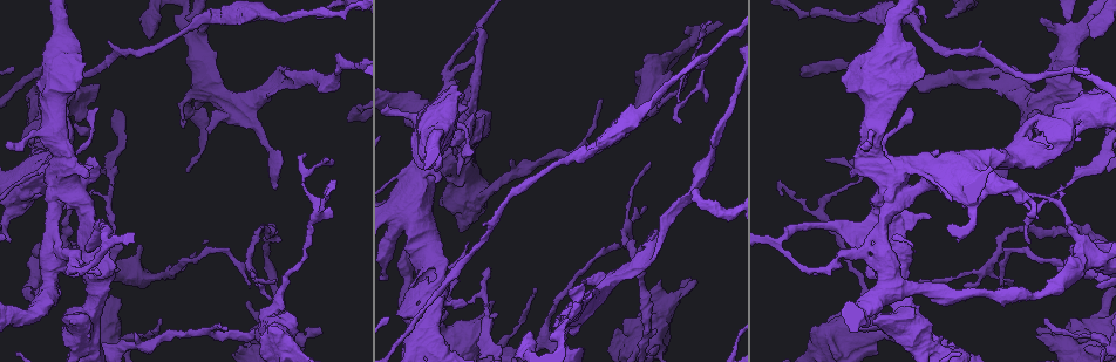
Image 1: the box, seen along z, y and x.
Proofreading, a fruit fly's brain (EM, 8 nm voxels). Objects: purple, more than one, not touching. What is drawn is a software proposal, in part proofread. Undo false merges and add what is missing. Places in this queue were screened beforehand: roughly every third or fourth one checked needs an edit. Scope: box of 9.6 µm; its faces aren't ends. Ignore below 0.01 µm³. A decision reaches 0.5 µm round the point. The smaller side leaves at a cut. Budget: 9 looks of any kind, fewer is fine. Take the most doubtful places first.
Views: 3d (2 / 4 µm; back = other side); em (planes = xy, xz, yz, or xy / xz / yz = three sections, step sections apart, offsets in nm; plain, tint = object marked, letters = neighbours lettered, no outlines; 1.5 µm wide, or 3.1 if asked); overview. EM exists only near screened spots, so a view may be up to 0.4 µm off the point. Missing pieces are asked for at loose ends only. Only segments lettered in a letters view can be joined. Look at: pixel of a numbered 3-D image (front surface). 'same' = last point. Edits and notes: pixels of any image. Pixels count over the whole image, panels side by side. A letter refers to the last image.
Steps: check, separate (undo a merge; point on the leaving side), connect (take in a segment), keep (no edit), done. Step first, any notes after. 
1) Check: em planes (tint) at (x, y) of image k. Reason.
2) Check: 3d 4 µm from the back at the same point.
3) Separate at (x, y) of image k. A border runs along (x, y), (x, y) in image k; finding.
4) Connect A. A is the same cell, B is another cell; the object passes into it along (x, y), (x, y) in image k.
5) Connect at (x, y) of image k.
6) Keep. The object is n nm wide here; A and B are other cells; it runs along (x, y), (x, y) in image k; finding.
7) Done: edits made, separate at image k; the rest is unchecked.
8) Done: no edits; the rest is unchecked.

Check: 3d 4 µm from the back at (448, 74) of image 1. Arms part here.

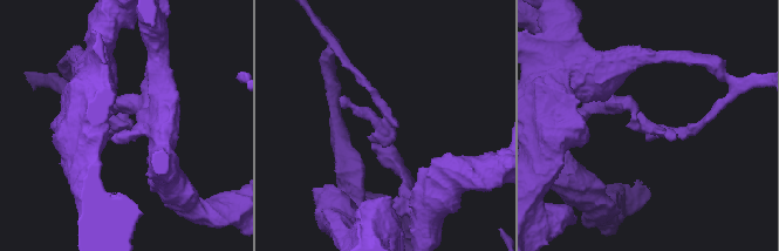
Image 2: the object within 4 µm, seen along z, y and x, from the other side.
Check: em xz step 8 (tint) at (380, 125) of image 2.

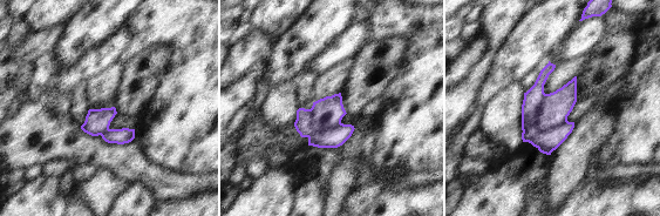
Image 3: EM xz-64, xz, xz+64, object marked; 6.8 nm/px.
Check: em planes (letters) at the same point. Another direction.

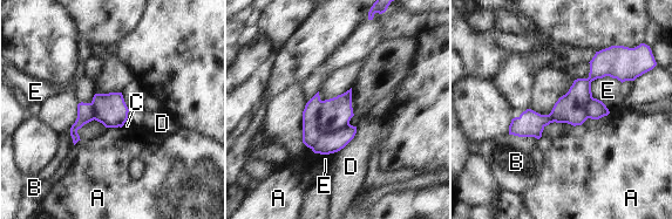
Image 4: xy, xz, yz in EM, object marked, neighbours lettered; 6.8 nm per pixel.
Separate at (326, 143) of image 4. The object is 220 nm wide here; A, B, C, D and E are other cells; a border runs along (320, 102), (320, 131), (350, 124) in image 4; a second neuron is stuck on.

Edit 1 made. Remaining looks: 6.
Check: overview.

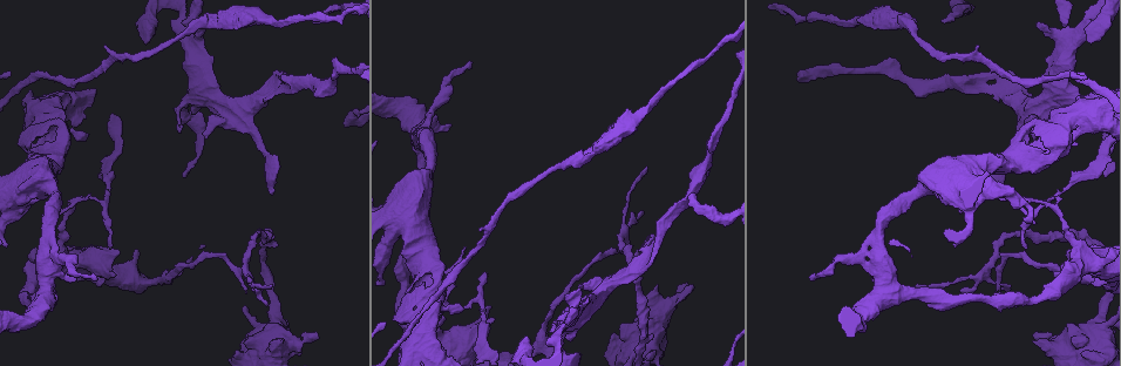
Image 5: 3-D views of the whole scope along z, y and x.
Check: em xy step 8 (letters) at (61, 235) of image 5. Calibre changes.

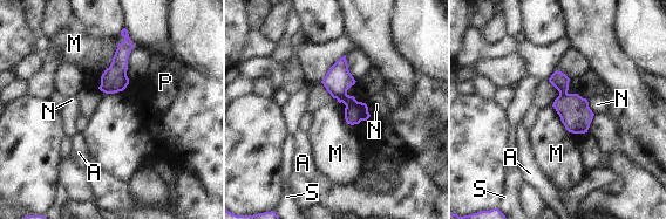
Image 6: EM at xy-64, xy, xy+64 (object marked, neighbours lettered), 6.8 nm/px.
Separate at (338, 80) of image 6. A, M, N, P and S are other cells; a second neuron is stuck on.

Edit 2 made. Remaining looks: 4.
Done: edits made, separate at image 4, separate at image 6; the rest is unchecked.

